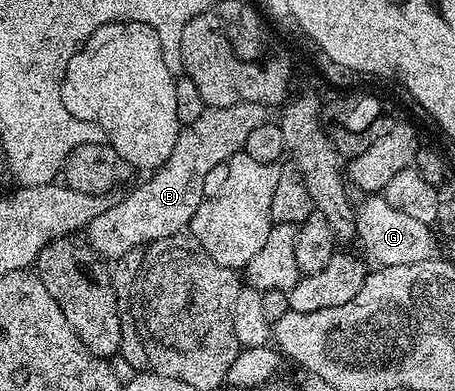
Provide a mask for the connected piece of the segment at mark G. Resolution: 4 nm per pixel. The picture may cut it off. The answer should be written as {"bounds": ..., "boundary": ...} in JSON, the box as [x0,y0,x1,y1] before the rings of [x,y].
{"bounds":[355,194,437,266],"boundary":[[[371,194],[364,200],[367,201],[358,205],[355,213],[355,235],[357,244],[363,247],[362,255],[368,261],[376,260],[374,263],[379,266],[409,266],[413,262],[425,262],[436,255],[437,236],[432,225],[417,222],[417,218],[409,218],[409,214],[401,214],[401,210],[389,206],[382,194]]]}

